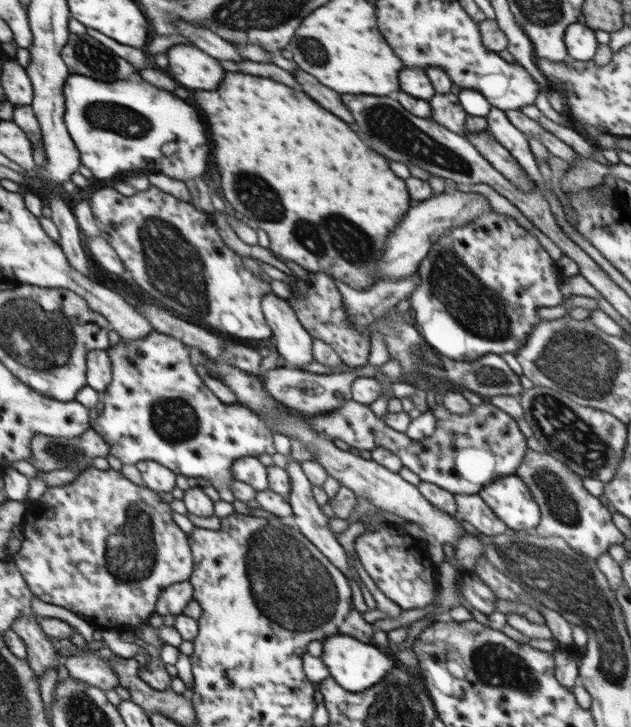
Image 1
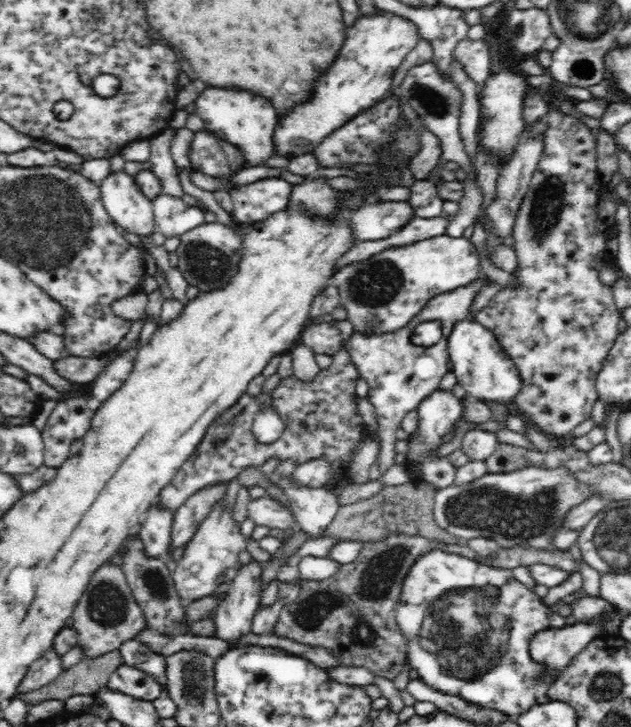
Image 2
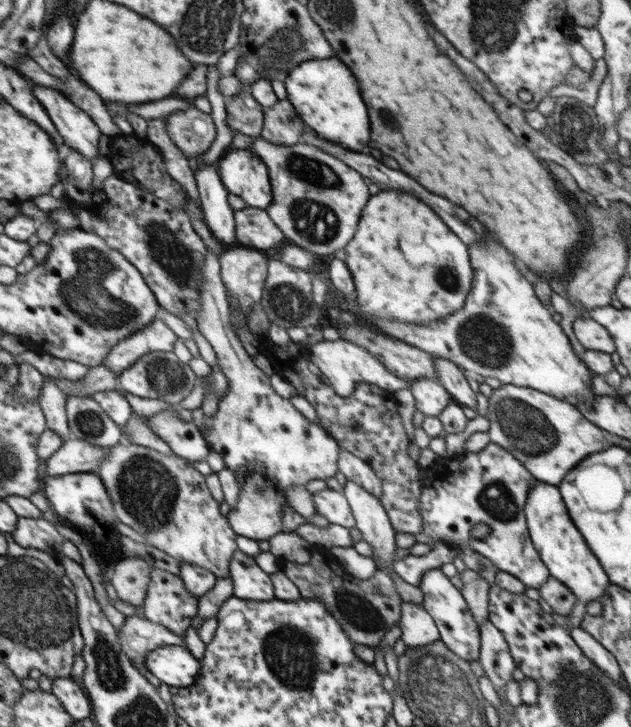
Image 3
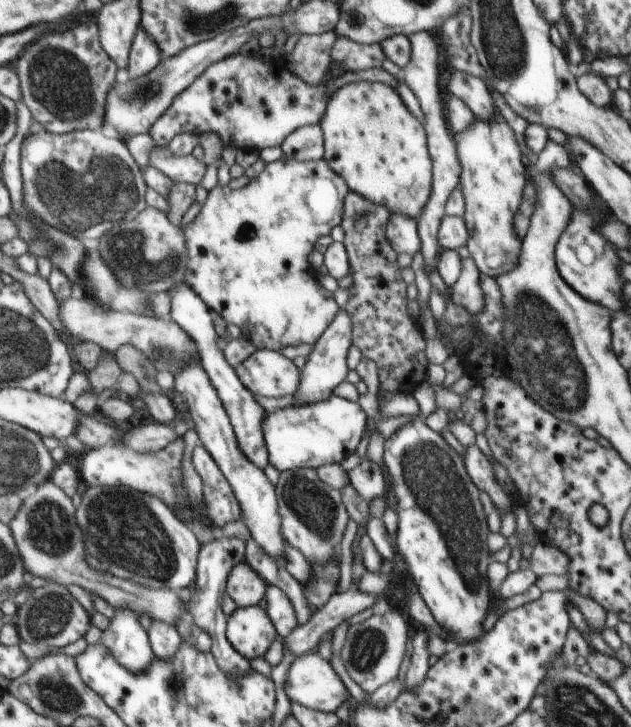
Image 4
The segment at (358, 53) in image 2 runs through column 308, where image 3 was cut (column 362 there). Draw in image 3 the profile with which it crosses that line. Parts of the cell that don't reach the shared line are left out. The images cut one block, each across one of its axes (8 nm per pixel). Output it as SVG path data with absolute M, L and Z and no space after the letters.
M338 58L304 61L282 78L287 88L287 99L308 129L350 151L364 152L370 142L368 108L360 96L356 78Z

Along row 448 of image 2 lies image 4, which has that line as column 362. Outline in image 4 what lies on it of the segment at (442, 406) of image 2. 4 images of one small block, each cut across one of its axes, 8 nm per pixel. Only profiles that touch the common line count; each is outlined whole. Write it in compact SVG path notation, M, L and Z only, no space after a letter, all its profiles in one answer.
M331 395L324 402L308 406L288 406L264 416L263 438L271 464L280 473L298 468L320 468L340 463L356 453L367 428L367 416L358 402Z

